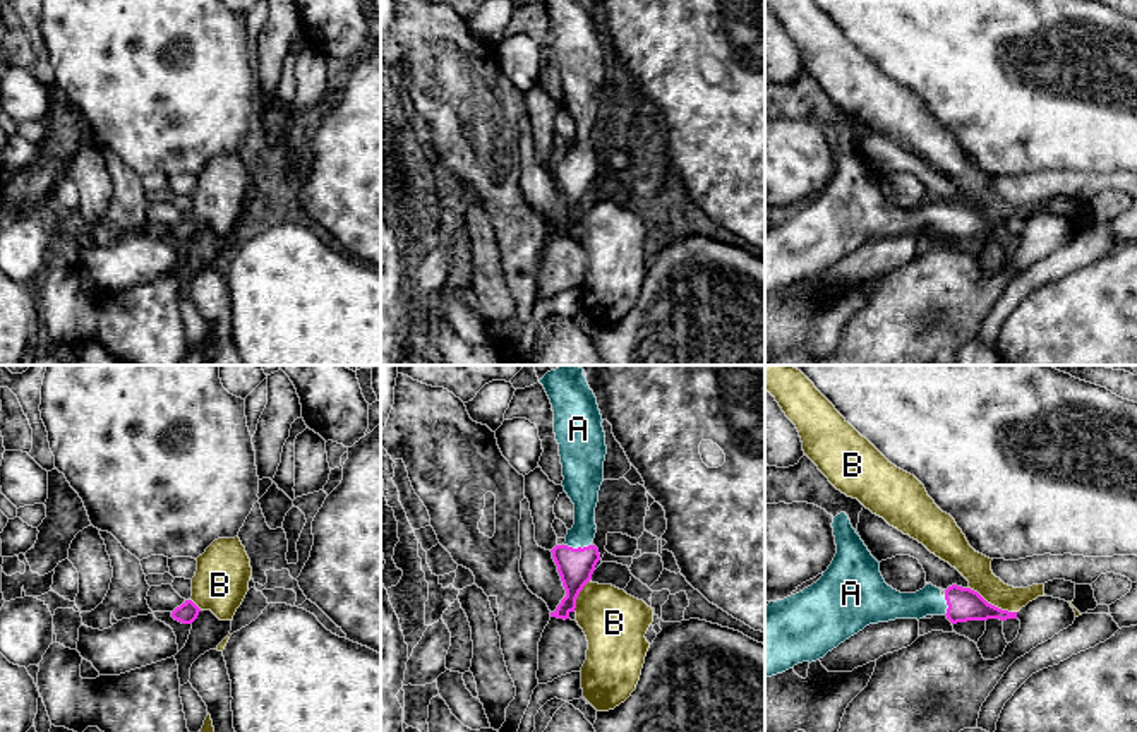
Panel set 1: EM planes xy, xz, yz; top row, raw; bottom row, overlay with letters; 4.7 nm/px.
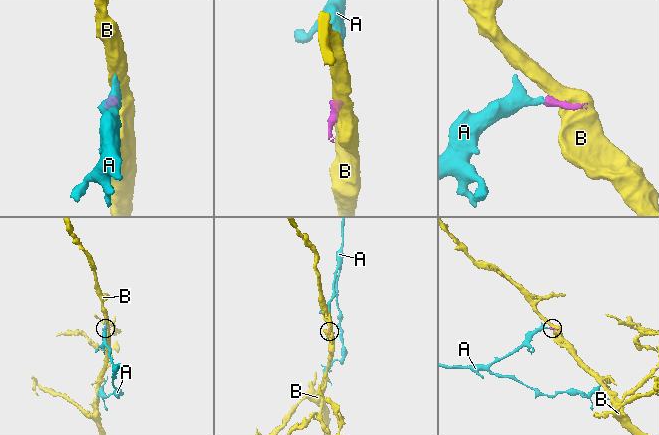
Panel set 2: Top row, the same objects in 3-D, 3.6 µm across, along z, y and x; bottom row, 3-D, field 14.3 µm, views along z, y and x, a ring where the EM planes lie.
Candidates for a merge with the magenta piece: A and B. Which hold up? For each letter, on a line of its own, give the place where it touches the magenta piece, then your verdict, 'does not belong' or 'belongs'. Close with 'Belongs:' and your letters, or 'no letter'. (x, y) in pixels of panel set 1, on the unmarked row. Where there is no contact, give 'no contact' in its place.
A: meets magenta in xz at (578, 163); belongs
B: meets magenta in yz at (990, 220); does not belong
Belongs: A

